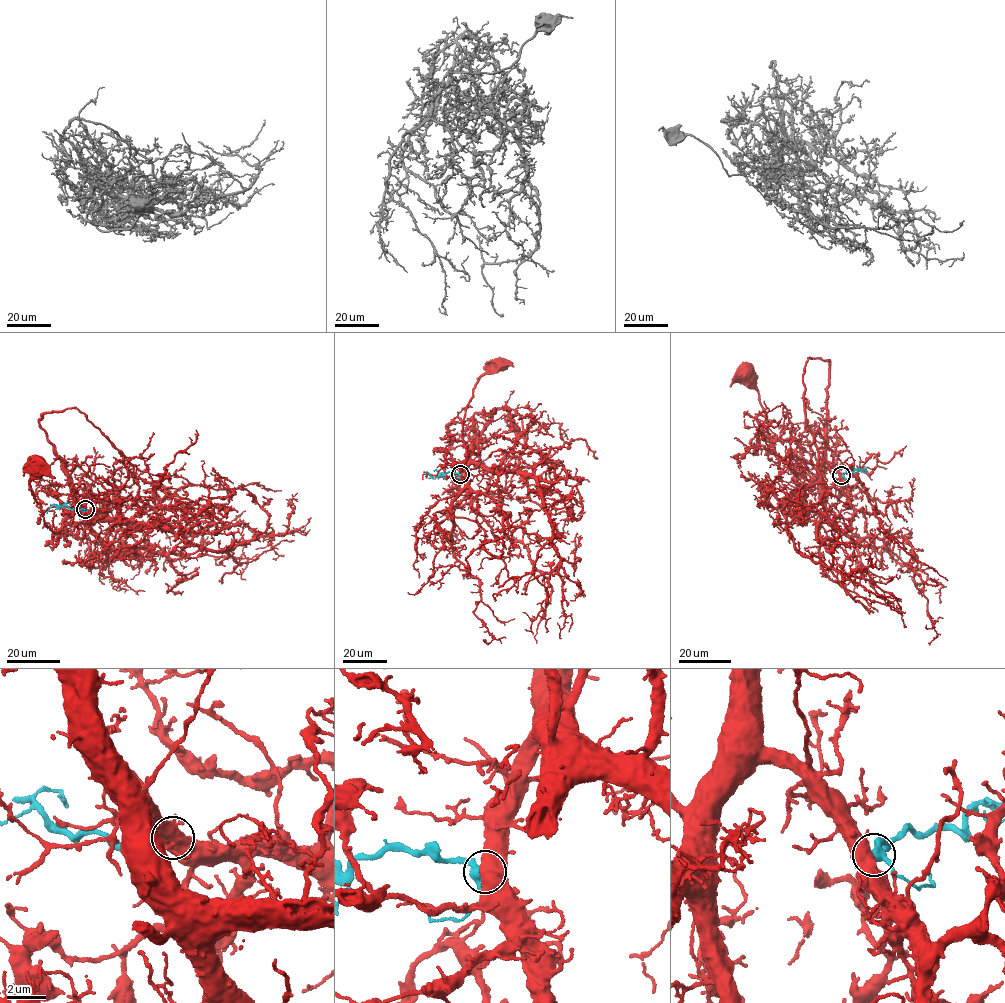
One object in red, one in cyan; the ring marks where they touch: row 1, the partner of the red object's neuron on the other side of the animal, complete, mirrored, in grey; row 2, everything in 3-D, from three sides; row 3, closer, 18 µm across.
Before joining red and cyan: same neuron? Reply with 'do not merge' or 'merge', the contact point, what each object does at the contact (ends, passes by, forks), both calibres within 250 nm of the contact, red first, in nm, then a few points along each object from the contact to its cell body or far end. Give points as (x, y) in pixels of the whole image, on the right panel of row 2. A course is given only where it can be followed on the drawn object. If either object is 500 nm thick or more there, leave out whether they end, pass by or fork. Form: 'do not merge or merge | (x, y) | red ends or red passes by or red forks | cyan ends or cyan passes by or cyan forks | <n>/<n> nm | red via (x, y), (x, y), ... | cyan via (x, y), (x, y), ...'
do not merge | (841, 475) | 800/400 nm | red via (842, 475), (830, 463), (823, 466), (815, 476), (800, 465), (783, 462), (770, 442), (758, 389), (746, 374) | cyan via (842, 475), (857, 468), (865, 470), (864, 467), (861, 471)

